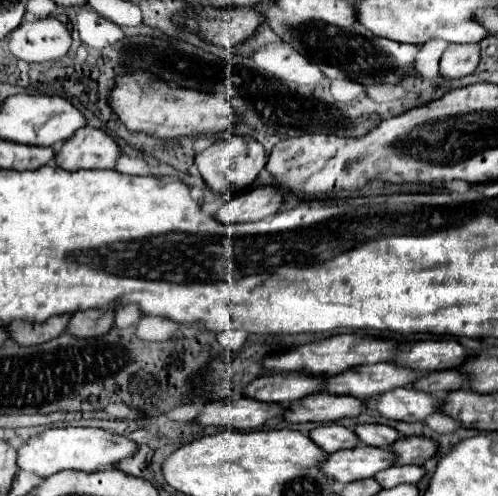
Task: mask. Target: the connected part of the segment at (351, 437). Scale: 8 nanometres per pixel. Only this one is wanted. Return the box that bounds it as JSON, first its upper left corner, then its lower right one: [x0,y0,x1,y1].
[309,425,357,453]

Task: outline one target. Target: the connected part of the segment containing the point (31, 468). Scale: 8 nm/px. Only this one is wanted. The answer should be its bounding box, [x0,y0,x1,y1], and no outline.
[17,427,135,477]

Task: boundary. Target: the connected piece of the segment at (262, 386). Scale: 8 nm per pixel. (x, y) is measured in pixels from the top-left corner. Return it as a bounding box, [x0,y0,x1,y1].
[243,373,323,403]

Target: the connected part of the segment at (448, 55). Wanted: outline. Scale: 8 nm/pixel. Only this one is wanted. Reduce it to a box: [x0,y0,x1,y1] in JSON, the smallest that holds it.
[439,43,479,77]

